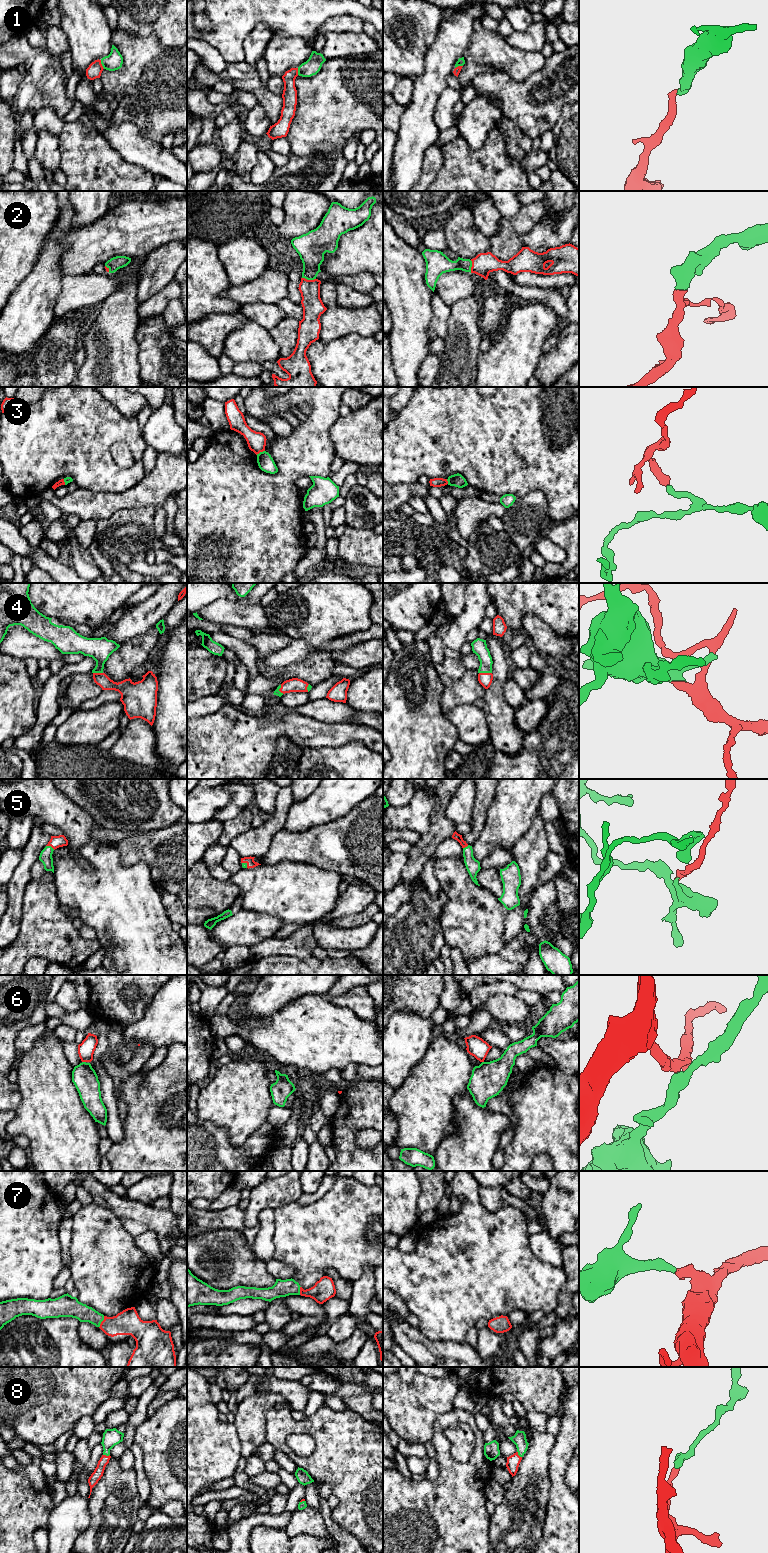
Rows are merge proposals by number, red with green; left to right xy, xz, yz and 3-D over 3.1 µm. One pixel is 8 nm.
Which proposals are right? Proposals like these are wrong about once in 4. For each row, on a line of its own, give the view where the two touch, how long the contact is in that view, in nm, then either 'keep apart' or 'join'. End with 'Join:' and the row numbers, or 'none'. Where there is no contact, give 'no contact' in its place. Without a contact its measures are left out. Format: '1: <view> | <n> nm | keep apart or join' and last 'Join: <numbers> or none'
1: xy | 80 nm | join
2: xz | 110 nm | join
3: xz | 80 nm | keep apart
4: yz | 100 nm | join
5: xy | 80 nm | join
6: xy | 30 nm | keep apart
7: xy | 100 nm | join
8: xy | 60 nm | join
Join: 1, 2, 4, 5, 7, 8

